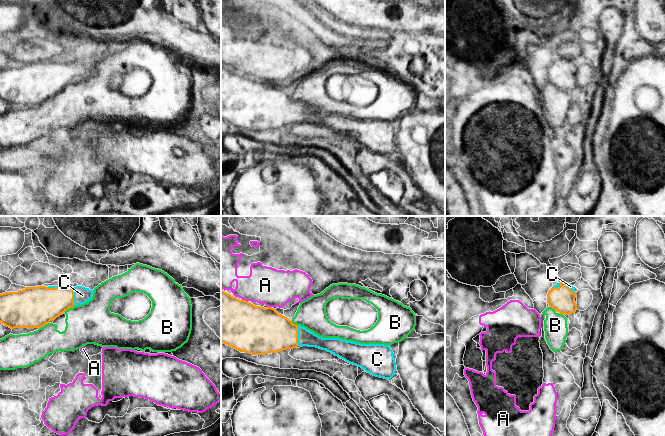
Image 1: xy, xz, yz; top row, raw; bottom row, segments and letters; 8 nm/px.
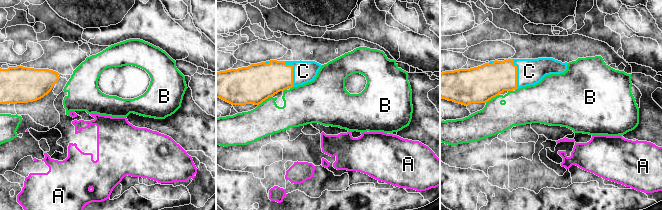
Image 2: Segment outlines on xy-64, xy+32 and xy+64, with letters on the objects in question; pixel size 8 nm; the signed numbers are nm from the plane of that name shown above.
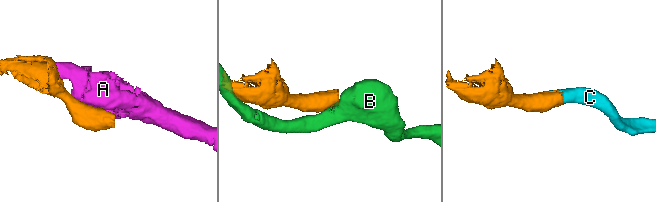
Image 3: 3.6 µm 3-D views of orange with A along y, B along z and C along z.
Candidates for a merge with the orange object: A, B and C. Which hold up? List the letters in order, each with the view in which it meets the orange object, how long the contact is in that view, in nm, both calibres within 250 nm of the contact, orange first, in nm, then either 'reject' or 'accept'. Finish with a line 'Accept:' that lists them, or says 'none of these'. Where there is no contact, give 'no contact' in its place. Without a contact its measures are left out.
A: xz | 50 nm | 380/300 nm | reject
B: xy | 100 nm | 300/340 nm | reject
C: xz | 170 nm | 340/130 nm | accept
Accept: C

